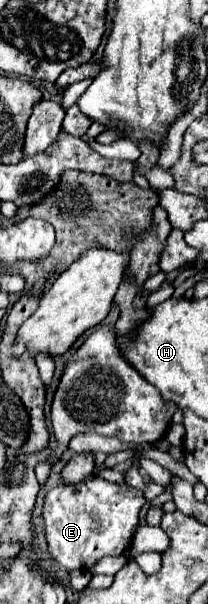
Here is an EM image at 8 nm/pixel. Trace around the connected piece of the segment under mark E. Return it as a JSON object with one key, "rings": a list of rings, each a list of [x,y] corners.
{"rings":[[[90,476],[78,484],[52,488],[46,494],[42,510],[50,556],[66,570],[90,570],[104,556],[126,554],[132,534],[140,524],[140,510],[144,502],[146,498],[142,490],[128,484],[114,484],[100,476]]]}

